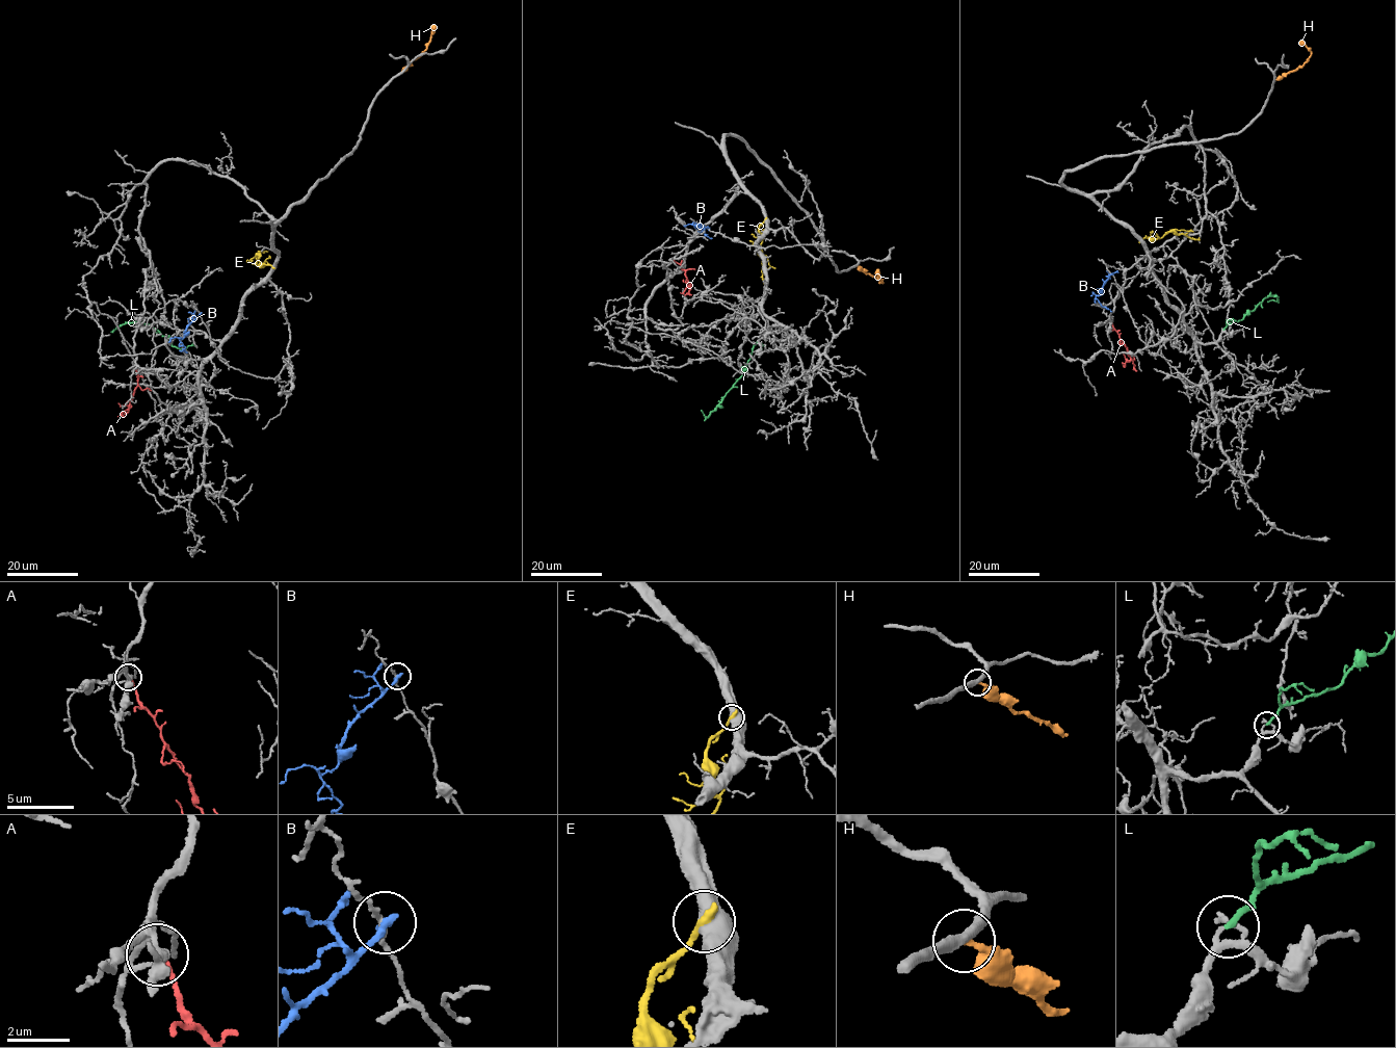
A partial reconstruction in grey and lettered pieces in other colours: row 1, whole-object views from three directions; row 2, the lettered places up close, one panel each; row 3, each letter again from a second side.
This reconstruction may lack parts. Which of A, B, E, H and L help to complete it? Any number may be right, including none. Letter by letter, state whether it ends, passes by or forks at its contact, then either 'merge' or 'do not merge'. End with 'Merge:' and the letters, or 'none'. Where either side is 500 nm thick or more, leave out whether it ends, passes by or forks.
A: it ends | merge
B: it ends | do not merge
E: do not merge
H: it ends | do not merge
L: it ends | merge
Merge: A, L

